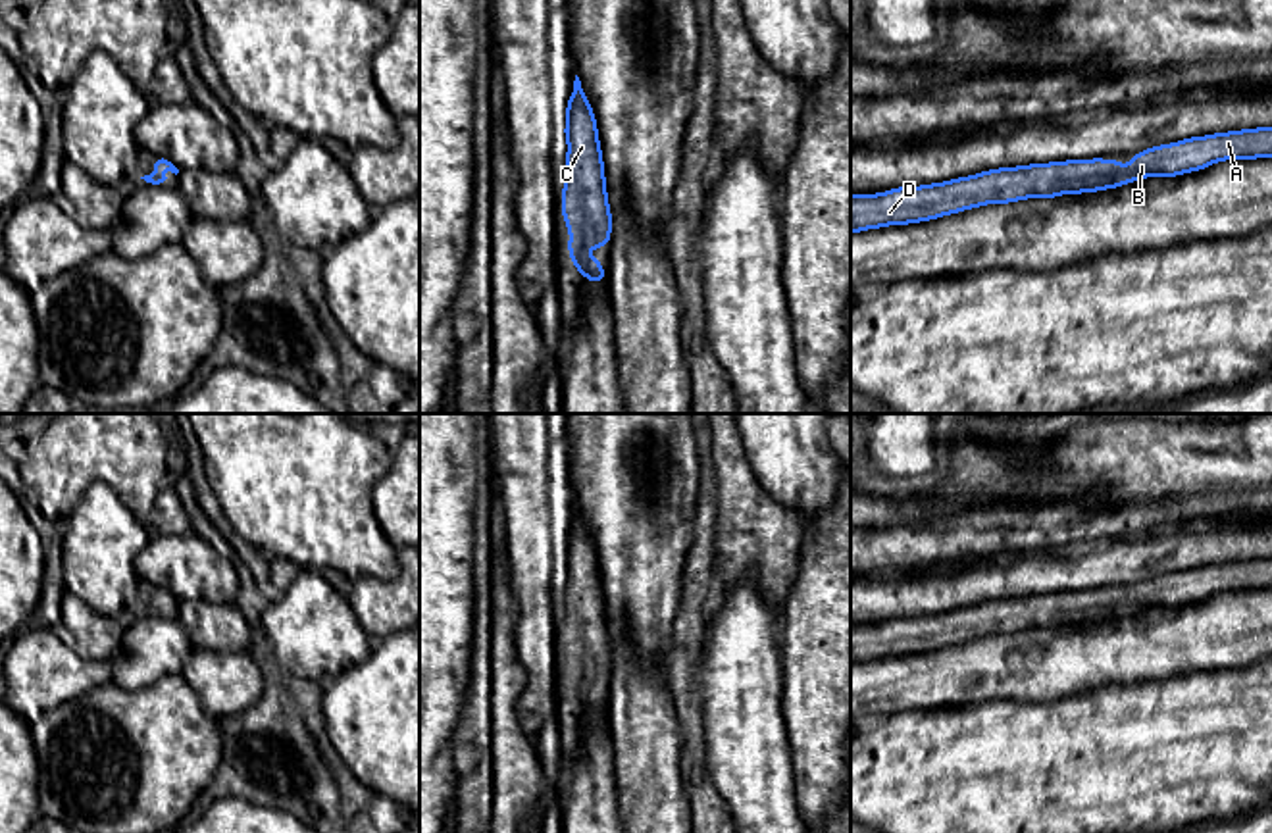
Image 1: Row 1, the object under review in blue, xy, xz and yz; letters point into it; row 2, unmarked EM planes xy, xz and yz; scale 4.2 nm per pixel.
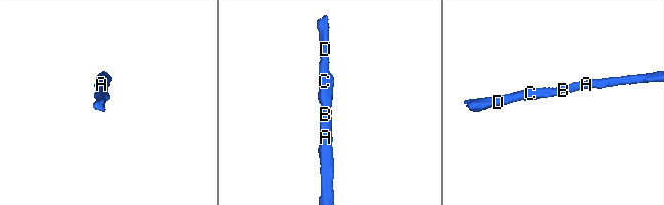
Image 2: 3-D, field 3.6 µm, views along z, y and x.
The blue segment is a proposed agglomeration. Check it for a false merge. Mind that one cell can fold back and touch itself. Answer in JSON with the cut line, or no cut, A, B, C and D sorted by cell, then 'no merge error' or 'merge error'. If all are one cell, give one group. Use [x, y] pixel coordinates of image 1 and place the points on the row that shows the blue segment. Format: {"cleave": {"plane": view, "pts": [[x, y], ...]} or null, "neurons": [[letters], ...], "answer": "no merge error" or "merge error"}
{"cleave": null, "neurons": [["A", "B", "C", "D"]], "answer": "no merge error"}

